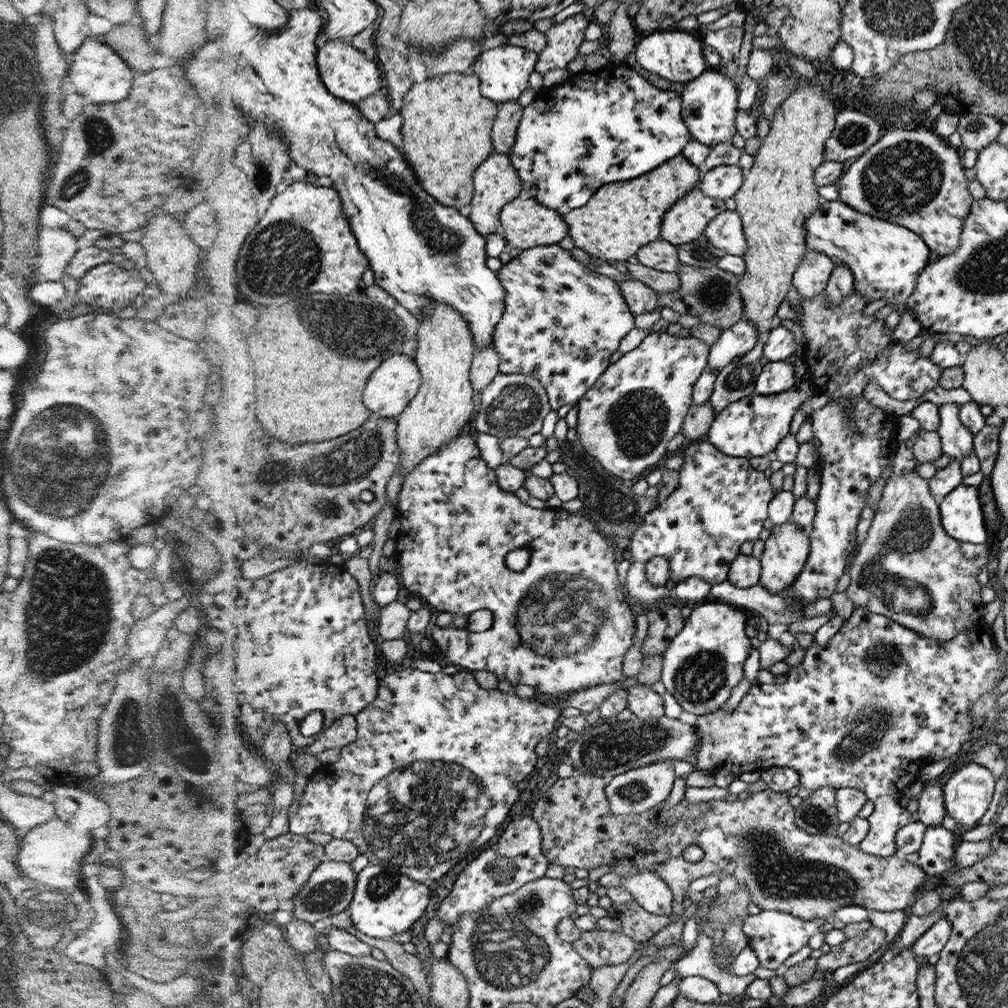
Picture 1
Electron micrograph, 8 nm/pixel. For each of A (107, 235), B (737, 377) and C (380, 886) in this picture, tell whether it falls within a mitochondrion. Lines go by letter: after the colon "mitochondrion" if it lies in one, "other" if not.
A: other
B: mitochondrion
C: mitochondrion

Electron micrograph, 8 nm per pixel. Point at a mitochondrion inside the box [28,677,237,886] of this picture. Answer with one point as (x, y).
(127, 745)

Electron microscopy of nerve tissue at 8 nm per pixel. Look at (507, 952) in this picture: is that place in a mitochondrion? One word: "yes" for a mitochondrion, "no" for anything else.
yes

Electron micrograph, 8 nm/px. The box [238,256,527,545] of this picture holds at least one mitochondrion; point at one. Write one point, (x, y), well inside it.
(348, 462)

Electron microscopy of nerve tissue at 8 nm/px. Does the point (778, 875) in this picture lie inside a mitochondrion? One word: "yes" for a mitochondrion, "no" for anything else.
yes

